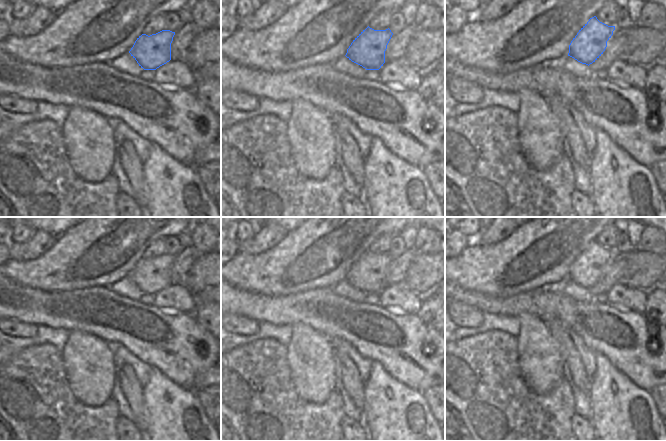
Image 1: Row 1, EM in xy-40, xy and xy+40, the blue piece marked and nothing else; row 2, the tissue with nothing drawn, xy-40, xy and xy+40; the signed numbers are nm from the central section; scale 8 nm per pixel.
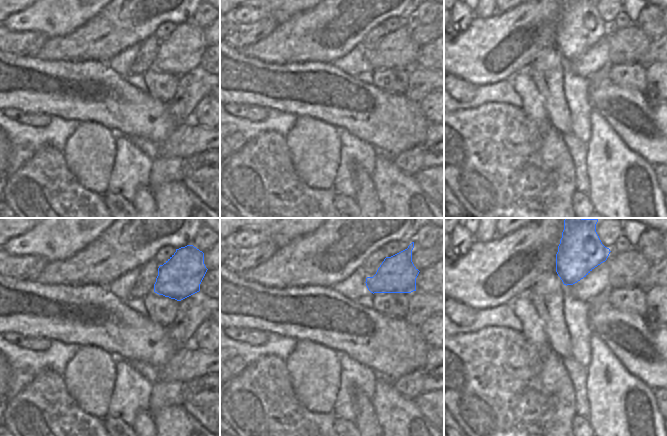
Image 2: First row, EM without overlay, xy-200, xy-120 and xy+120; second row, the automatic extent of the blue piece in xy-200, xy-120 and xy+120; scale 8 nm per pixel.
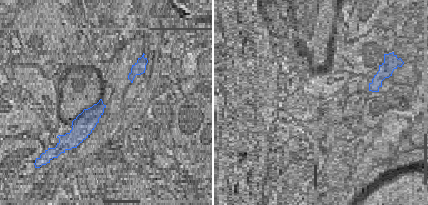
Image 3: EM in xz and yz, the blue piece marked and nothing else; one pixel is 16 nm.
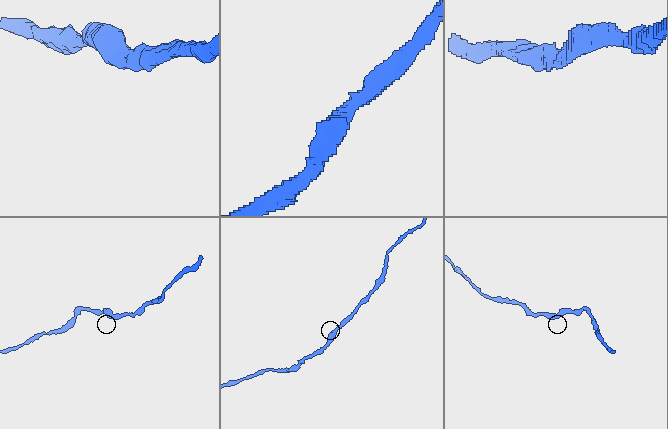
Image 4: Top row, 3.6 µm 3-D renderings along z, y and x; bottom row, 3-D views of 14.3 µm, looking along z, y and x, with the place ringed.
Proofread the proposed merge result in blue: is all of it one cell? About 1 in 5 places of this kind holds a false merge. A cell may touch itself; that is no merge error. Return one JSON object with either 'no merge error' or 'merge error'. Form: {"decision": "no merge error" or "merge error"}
{"decision": "no merge error"}

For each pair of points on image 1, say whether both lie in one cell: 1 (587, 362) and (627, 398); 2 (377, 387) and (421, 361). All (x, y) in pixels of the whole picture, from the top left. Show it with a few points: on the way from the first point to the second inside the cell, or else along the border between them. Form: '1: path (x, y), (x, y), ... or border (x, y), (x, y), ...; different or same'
1: border (595, 352), (595, 372), (590, 379); different
2: border (376, 362), (390, 375), (414, 390); different

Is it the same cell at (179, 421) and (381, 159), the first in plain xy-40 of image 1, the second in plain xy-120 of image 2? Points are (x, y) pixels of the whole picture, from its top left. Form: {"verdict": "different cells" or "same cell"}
{"verdict": "same cell"}

